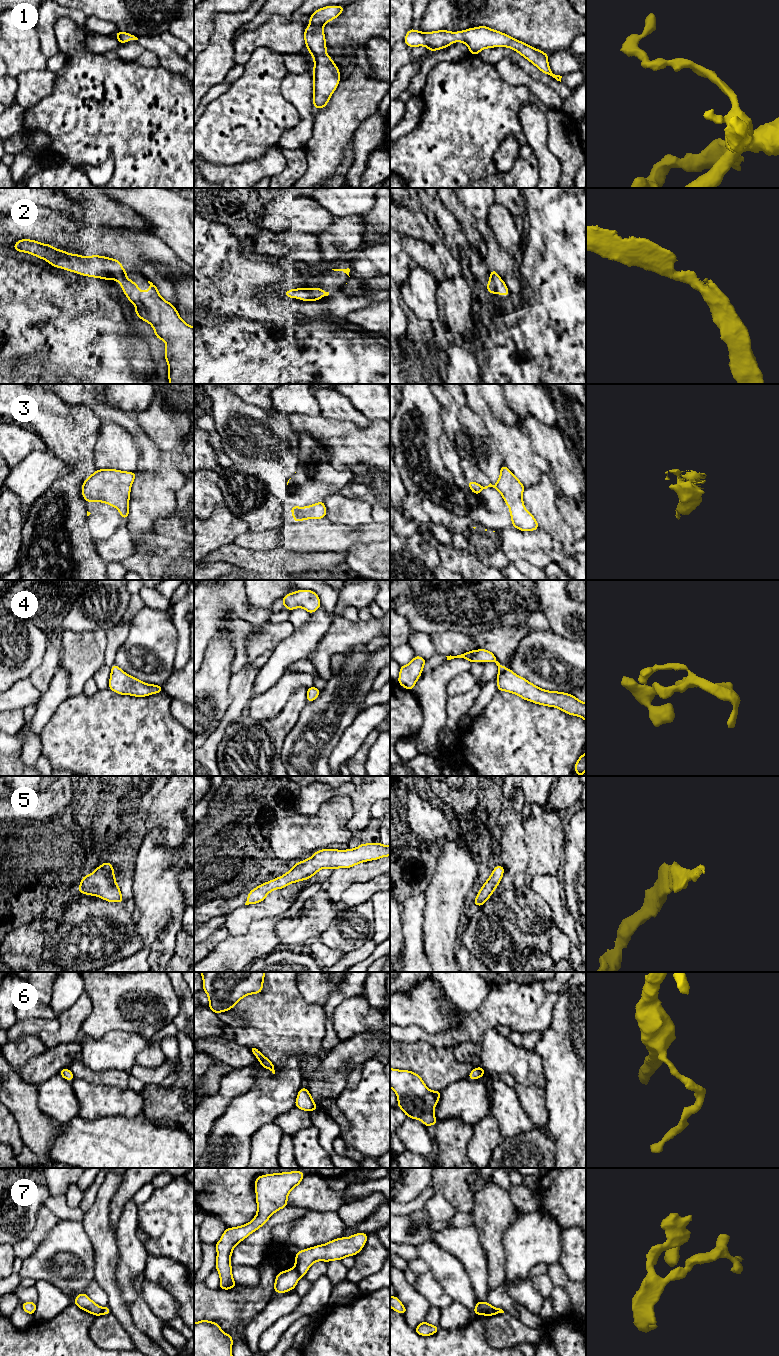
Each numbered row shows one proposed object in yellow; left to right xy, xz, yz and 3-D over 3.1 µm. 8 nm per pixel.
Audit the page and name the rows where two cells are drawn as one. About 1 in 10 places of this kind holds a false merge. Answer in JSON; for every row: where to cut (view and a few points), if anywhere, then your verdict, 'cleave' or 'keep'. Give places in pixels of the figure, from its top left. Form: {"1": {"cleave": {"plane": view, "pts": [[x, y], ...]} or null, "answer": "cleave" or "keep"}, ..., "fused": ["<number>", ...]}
{"1": {"cleave": null, "answer": "keep"}, "2": {"cleave": null, "answer": "keep"}, "3": {"cleave": null, "answer": "keep"}, "4": {"cleave": null, "answer": "keep"}, "5": {"cleave": null, "answer": "keep"}, "6": {"cleave": null, "answer": "keep"}, "7": {"cleave": {"plane": "xz", "pts": [[293, 1268], [300, 1276]]}, "answer": "cleave"}, "fused": ["7"]}

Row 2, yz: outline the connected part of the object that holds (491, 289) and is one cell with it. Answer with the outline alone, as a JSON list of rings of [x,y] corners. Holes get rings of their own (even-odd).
[[[492,269],[490,271],[491,277],[487,284],[487,290],[490,294],[494,295],[496,292],[498,295],[508,296],[510,294],[505,282],[499,277],[498,273]]]

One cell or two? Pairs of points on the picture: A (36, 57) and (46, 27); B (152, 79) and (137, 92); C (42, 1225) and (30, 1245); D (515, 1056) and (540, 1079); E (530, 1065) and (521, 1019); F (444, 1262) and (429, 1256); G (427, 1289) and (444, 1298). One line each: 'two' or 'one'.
A: two
B: one
C: one
D: one
E: two
F: one
G: one

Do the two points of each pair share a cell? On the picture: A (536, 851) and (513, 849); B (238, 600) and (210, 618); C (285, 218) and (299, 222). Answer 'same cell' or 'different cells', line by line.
A: different cells
B: same cell
C: same cell

